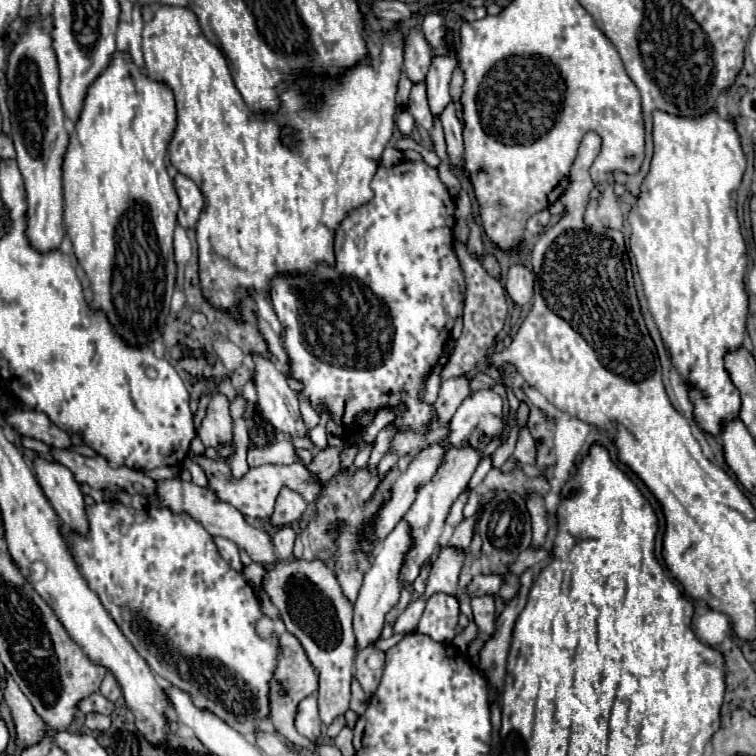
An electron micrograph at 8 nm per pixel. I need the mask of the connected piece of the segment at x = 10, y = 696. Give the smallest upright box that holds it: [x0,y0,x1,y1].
[4,674,46,748]

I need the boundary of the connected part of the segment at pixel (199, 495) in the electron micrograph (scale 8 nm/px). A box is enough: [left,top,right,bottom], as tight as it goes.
[150,460,276,570]

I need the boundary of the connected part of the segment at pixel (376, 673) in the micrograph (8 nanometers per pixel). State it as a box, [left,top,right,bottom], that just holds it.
[356,646,384,698]

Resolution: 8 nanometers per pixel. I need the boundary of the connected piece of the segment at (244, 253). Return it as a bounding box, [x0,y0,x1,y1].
[142,6,404,320]

